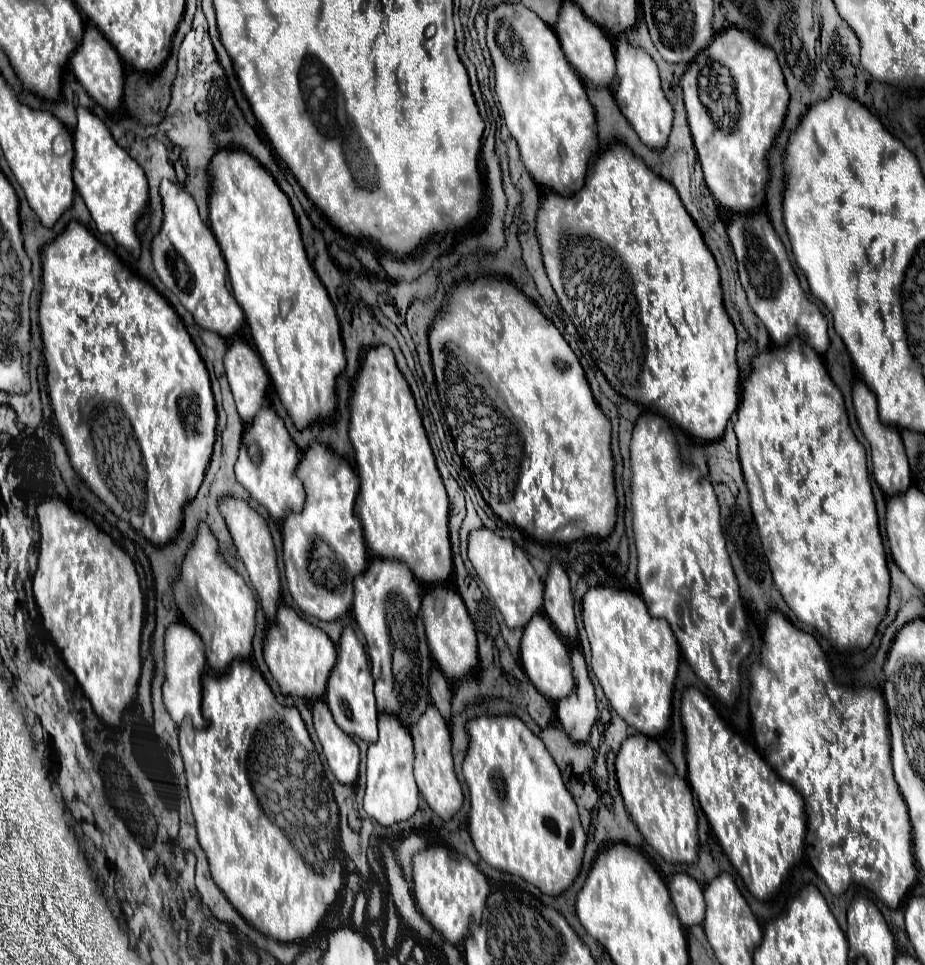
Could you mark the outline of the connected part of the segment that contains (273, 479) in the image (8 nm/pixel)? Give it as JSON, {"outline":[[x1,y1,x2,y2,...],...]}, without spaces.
{"outline":[[262,407,256,419,246,427,240,443,240,455,234,465,236,479,242,487,256,499,260,505,266,507,274,521,282,521,286,513,300,511,304,507,306,491,300,479,296,477,296,467,300,463,300,451,294,445,292,437,286,431,284,421,276,415,272,407]]}

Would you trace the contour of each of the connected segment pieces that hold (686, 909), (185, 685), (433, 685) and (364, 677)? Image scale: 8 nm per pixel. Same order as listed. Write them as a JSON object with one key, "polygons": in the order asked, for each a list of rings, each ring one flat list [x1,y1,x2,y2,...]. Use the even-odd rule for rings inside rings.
{"polygons":[[[678,873,668,881,668,889,684,927,700,925,704,921,704,893,702,887,688,875]],[[172,623,166,631,164,649,166,649,166,681,164,681,162,691,164,691,166,711,170,713,174,723,178,723,178,725,188,717,196,729,206,727,204,717,202,717,202,709,200,709,200,695,202,695,200,679,202,679,204,665,206,665,202,639,188,625]],[[436,667,430,671,430,697,432,697,432,703,438,707,440,715,450,723,450,717,452,717,452,687,450,687,450,681]],[[344,629,342,639,340,639,340,647,338,647,338,661,330,673,324,701,330,707,336,725,344,733,348,733,352,737,360,737,368,743,376,741,376,735,378,735,378,729,376,729,378,709,376,709,376,699,374,699,372,687,374,687,374,679,372,679,366,651,364,651,362,643,356,639,354,631]]]}

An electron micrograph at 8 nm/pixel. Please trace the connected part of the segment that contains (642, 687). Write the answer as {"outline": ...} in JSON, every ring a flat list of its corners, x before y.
{"outline":[[603,585,586,591,582,617,592,647,592,671,612,709,646,737,658,739,670,733,672,689,680,649,668,623,652,619,640,597]]}

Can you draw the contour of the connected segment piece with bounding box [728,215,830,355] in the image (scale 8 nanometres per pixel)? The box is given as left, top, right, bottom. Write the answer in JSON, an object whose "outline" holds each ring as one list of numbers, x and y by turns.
{"outline":[[734,215,728,223,728,237,736,253,740,283,746,289,748,303,754,313,760,317,764,327,770,333,774,345,786,345,790,337,804,337,806,343,818,353,824,355,830,339,828,339,828,323,820,309,812,305,802,291,798,277,792,269,792,263,786,255,782,241,778,239,774,227,770,225,766,215]]}

